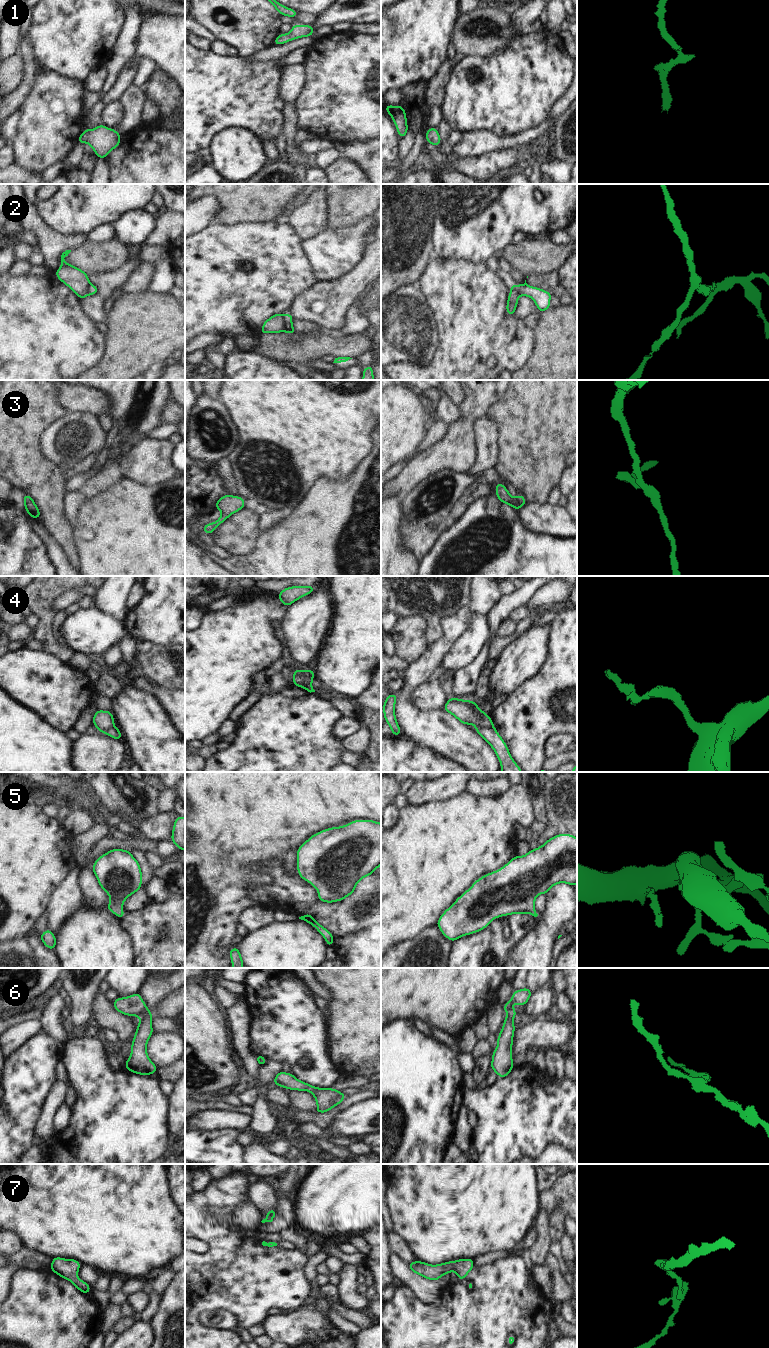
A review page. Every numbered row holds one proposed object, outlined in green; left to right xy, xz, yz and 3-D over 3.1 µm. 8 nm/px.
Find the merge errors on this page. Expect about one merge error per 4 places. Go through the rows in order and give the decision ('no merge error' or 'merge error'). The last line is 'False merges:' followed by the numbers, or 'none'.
1: no merge error
2: merge error
3: no merge error
4: merge error
5: no merge error
6: merge error
7: no merge error
False merges: 2, 4, 6

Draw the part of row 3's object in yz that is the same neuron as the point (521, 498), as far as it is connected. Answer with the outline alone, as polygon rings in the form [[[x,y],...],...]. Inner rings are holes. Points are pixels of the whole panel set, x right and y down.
[[[502,482],[495,484],[494,486],[496,496],[502,503],[508,504],[516,510],[519,510],[526,504],[525,497],[522,494],[518,494],[518,496],[514,499]]]

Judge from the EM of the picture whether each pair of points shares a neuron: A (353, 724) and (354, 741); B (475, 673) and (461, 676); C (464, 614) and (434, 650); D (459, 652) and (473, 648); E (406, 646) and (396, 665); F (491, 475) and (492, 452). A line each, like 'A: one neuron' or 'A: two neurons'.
A: two neurons
B: one neuron
C: one neuron
D: one neuron
E: two neurons
F: two neurons

